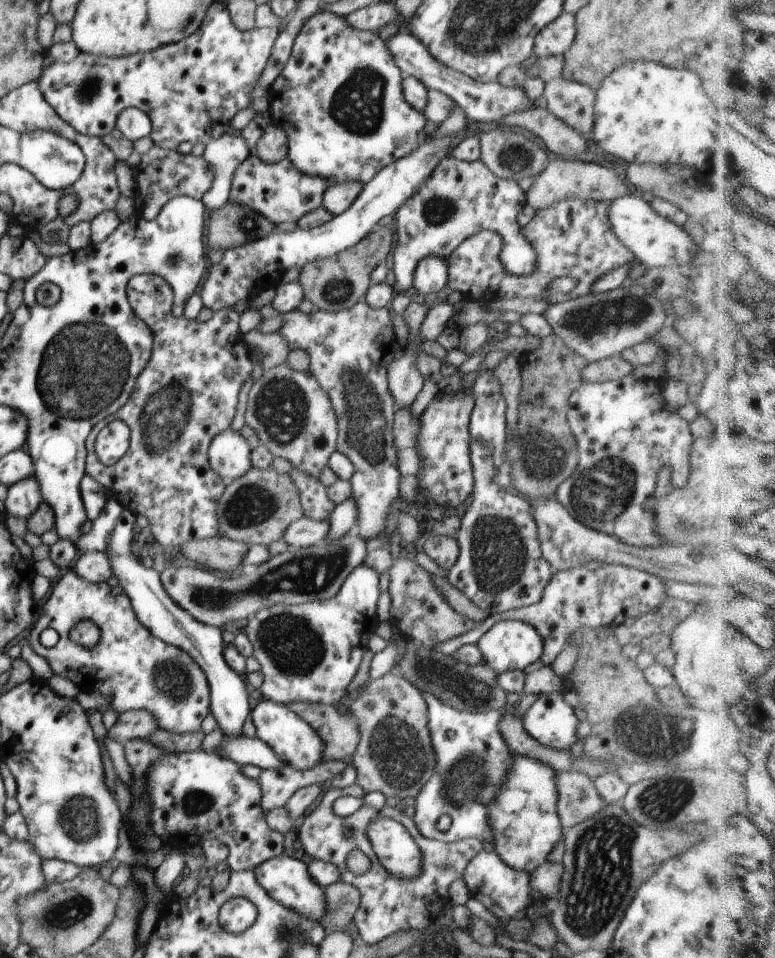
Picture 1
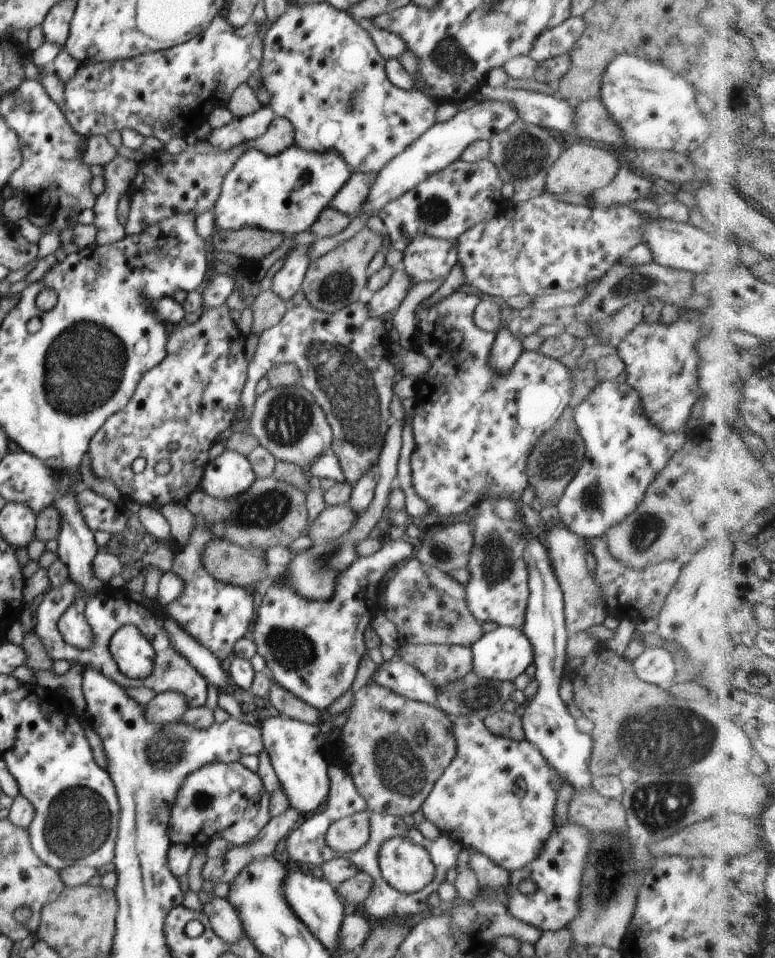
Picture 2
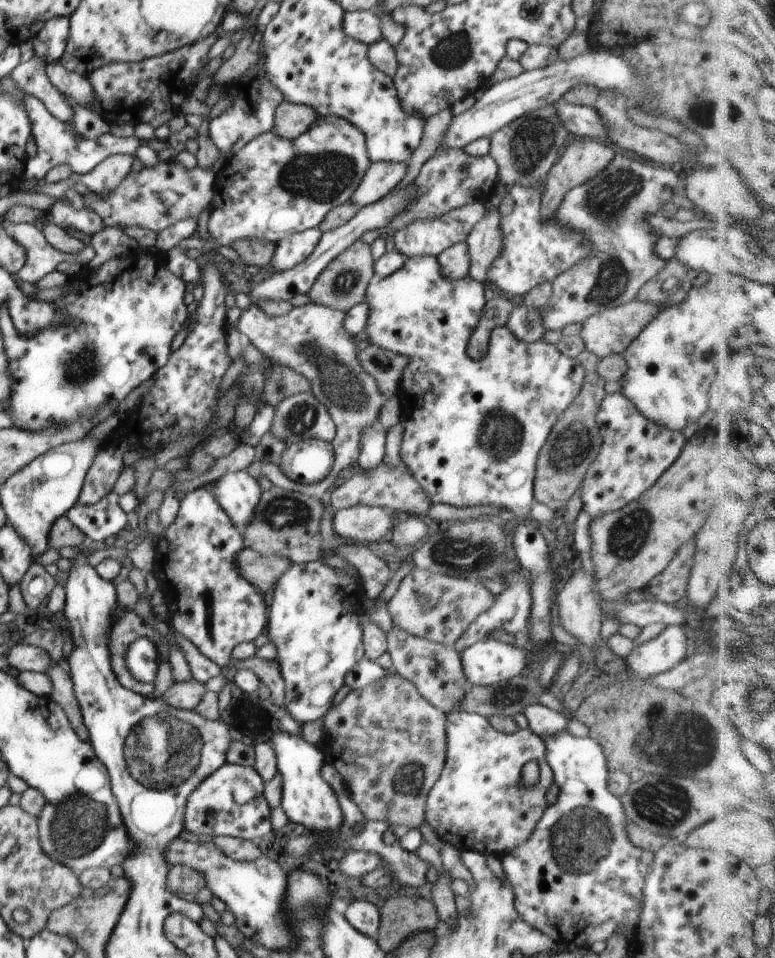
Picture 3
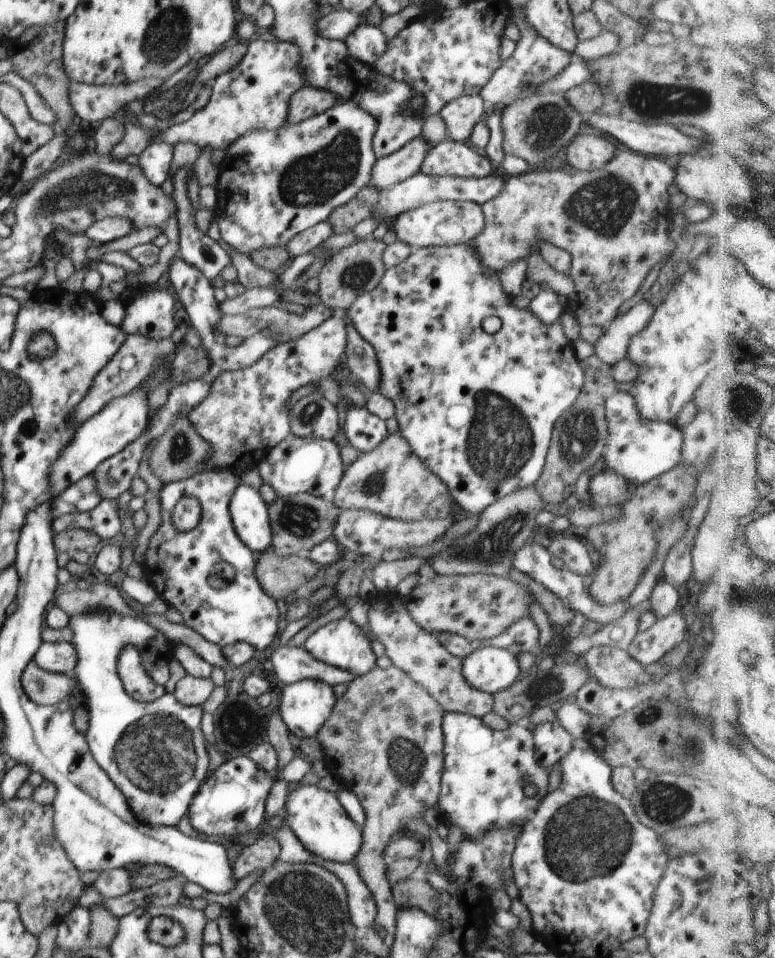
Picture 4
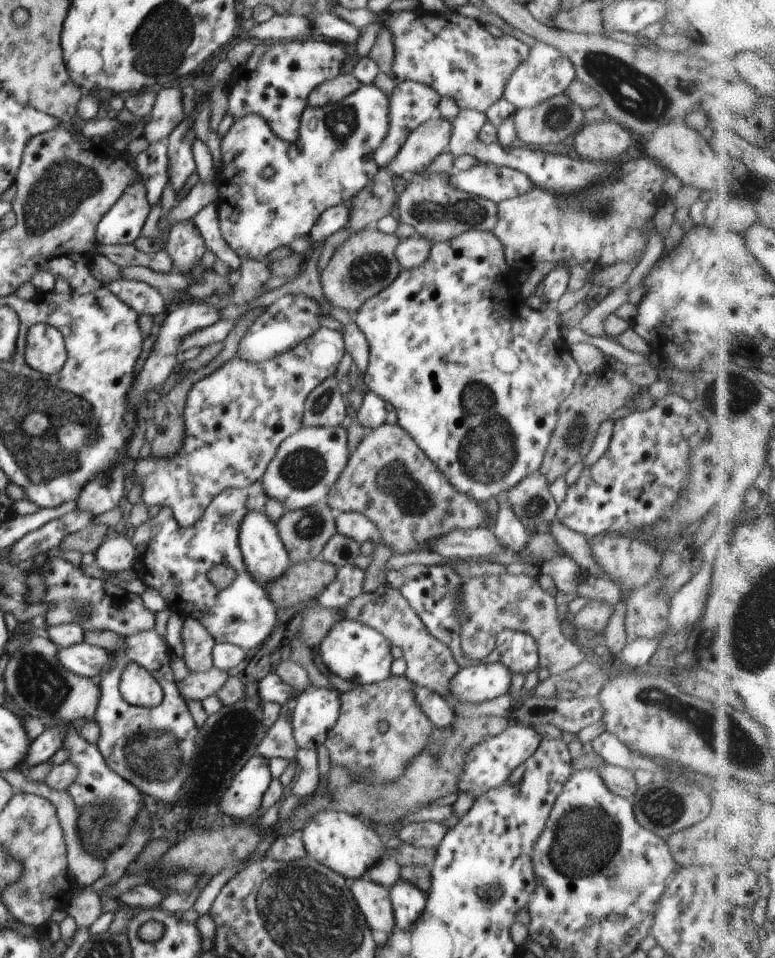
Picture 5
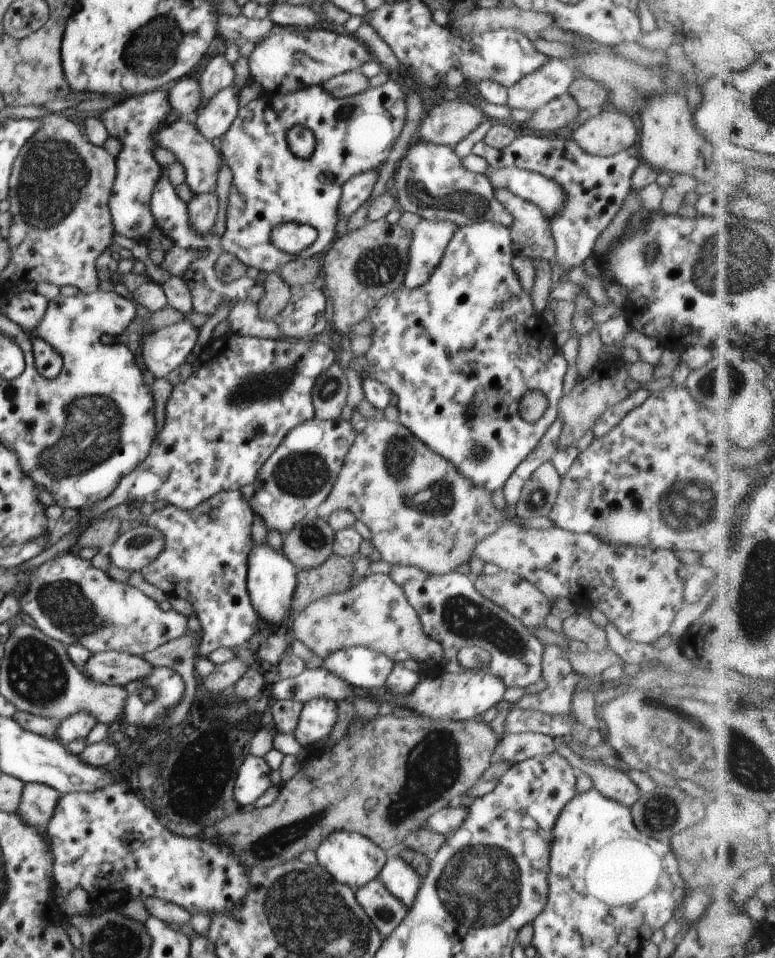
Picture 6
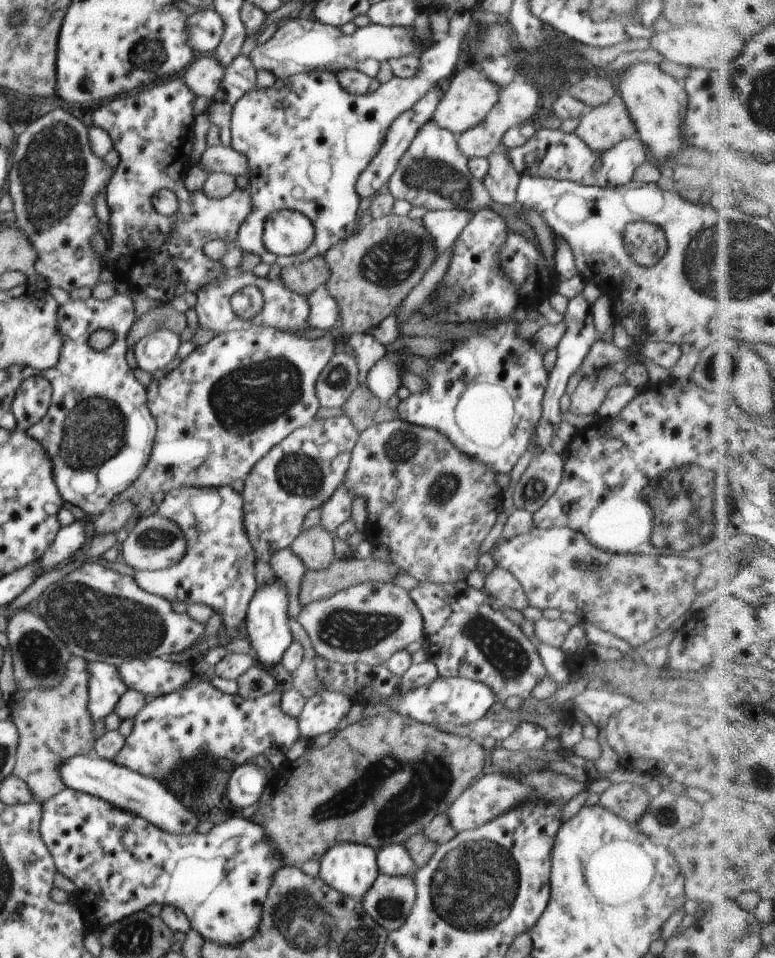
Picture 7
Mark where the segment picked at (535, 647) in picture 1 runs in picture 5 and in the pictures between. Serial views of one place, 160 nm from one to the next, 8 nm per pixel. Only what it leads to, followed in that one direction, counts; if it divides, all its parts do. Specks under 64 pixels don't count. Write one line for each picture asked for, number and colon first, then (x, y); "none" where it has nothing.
2: (504, 654)
3: (489, 662)
4: (489, 669)
5: (479, 682)

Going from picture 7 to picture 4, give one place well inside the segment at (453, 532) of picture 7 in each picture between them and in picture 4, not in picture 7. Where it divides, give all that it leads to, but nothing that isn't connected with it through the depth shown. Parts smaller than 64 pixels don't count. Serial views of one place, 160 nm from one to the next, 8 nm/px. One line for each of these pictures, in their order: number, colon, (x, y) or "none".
4: (390, 480)
5: (388, 479)
6: (421, 511)

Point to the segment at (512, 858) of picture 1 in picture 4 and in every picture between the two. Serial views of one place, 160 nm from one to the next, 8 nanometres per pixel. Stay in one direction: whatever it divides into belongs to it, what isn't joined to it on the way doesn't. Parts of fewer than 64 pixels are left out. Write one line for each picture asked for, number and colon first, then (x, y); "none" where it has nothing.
2: (498, 795)
3: (477, 803)
4: (485, 771)

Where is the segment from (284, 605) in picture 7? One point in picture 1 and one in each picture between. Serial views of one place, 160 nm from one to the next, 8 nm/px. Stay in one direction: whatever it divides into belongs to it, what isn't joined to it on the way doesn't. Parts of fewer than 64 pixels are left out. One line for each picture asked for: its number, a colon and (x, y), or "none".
1: (229, 454)
2: (229, 474)
3: (237, 492)
4: (250, 514)
5: (266, 558)
6: (272, 578)

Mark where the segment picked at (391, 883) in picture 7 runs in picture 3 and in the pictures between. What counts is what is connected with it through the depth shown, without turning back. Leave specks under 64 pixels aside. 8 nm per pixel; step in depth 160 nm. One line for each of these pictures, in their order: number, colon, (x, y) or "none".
3: (364, 916)
4: (362, 907)
5: (373, 899)
6: (386, 911)

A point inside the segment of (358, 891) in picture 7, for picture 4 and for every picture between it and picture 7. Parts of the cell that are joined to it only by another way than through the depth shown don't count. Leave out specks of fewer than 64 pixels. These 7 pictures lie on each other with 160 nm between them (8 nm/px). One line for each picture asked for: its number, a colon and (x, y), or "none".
4: (317, 818)
5: (346, 844)
6: (352, 859)

